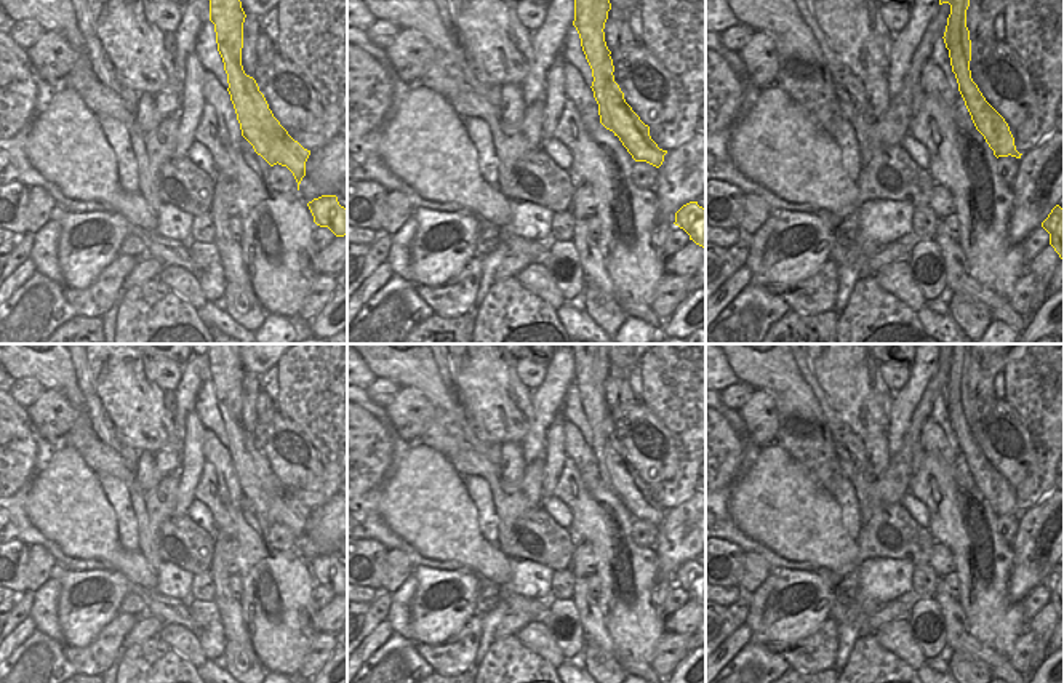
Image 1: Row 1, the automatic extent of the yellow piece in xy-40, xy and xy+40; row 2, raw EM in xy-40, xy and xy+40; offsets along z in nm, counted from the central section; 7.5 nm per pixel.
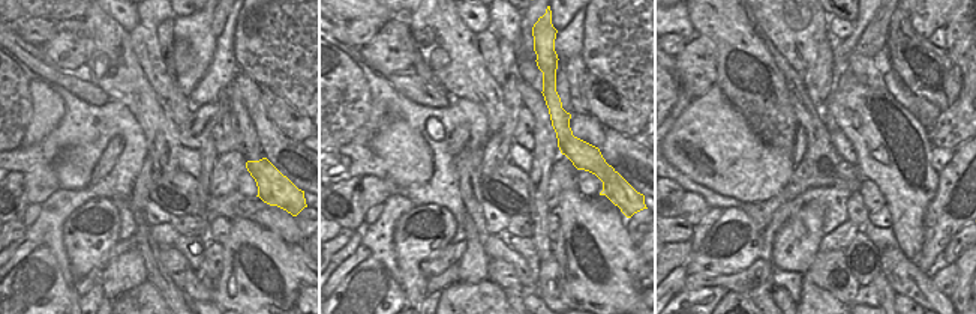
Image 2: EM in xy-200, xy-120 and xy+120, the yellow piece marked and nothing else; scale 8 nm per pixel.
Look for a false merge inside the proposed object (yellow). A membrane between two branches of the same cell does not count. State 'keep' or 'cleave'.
cleave

